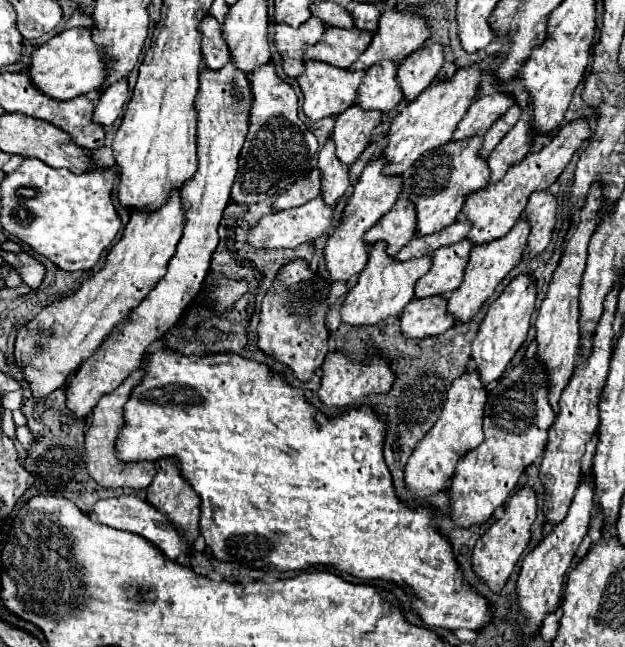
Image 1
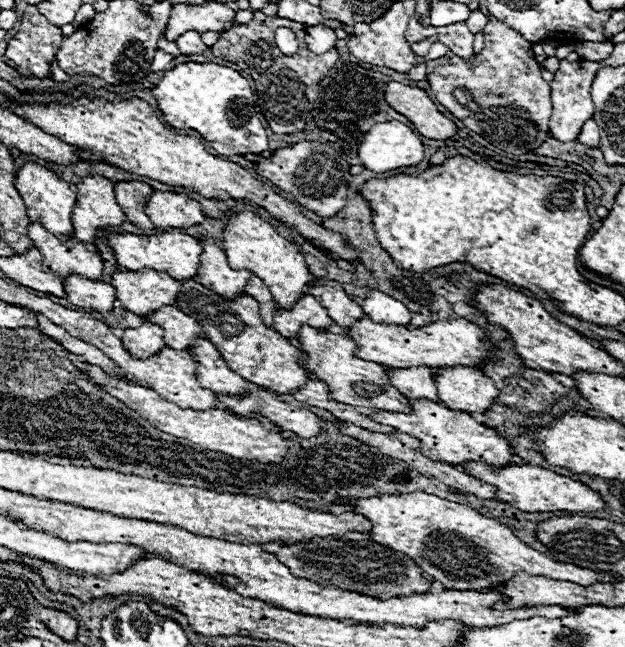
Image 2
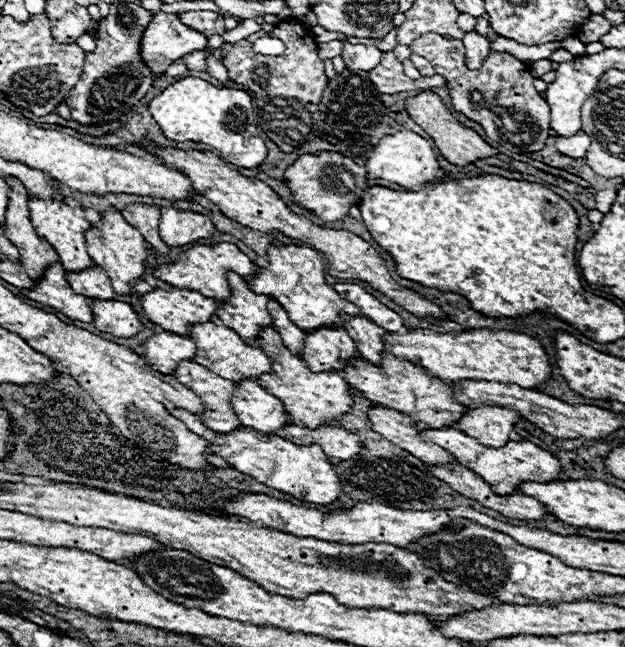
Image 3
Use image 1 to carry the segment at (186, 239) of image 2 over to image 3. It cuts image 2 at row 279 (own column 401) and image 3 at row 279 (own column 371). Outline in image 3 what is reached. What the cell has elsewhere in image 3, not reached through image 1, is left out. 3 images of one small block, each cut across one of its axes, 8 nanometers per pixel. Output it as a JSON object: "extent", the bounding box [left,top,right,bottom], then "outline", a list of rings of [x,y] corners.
{"extent":[154,242,256,300],"outline":[[[222,242],[214,246],[192,246],[178,254],[178,258],[172,264],[160,266],[154,270],[154,274],[168,282],[174,288],[192,288],[192,292],[200,292],[202,296],[212,296],[212,300],[228,300],[230,296],[230,286],[228,286],[228,272],[236,272],[242,278],[248,278],[256,274],[256,264],[234,244]]]}

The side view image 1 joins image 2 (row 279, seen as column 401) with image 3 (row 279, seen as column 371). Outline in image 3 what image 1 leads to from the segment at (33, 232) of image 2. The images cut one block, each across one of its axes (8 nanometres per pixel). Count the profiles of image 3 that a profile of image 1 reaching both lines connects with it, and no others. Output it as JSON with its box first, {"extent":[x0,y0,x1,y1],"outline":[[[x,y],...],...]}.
{"extent":[66,264,116,300],"outline":[[[94,264],[94,268],[88,268],[84,272],[68,272],[66,278],[72,284],[74,292],[80,292],[82,296],[88,296],[94,300],[116,298],[116,292],[112,290],[112,284],[110,284],[110,278],[96,264]]]}

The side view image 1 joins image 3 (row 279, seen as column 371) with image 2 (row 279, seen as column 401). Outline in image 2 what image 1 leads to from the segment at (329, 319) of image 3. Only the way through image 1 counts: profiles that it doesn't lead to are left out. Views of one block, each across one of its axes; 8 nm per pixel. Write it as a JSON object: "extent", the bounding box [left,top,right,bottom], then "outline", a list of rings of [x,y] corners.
{"extent":[220,212,314,308],"outline":[[[240,212],[234,214],[224,230],[224,240],[220,244],[226,250],[228,262],[232,270],[248,270],[270,288],[276,304],[280,308],[292,308],[296,300],[300,300],[302,294],[306,294],[312,284],[314,276],[308,270],[308,264],[304,256],[296,250],[294,244],[290,244],[286,238],[282,238],[266,220],[258,218],[252,212]]]}

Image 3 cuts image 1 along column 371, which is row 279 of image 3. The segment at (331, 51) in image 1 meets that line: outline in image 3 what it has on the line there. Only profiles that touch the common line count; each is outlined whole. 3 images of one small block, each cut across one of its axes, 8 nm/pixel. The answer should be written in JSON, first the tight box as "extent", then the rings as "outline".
{"extent":[4,178,58,282],"outline":[[[18,178],[6,180],[10,186],[10,200],[6,210],[6,226],[4,236],[16,244],[20,252],[20,262],[26,274],[38,282],[48,266],[52,262],[58,262],[58,254],[54,248],[36,234],[32,222],[30,222],[30,210],[28,210],[28,190],[22,186]]]}

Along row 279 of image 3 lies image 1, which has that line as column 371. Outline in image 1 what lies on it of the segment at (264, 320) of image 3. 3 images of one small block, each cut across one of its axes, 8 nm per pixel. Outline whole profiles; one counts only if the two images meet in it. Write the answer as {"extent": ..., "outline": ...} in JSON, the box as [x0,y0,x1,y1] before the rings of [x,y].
{"extent":[366,198,418,254],"outline":[[[398,198],[396,204],[388,214],[384,214],[368,232],[366,232],[366,242],[374,244],[378,240],[388,242],[388,252],[396,254],[402,250],[416,232],[418,218],[416,218],[416,206],[408,198]]]}

